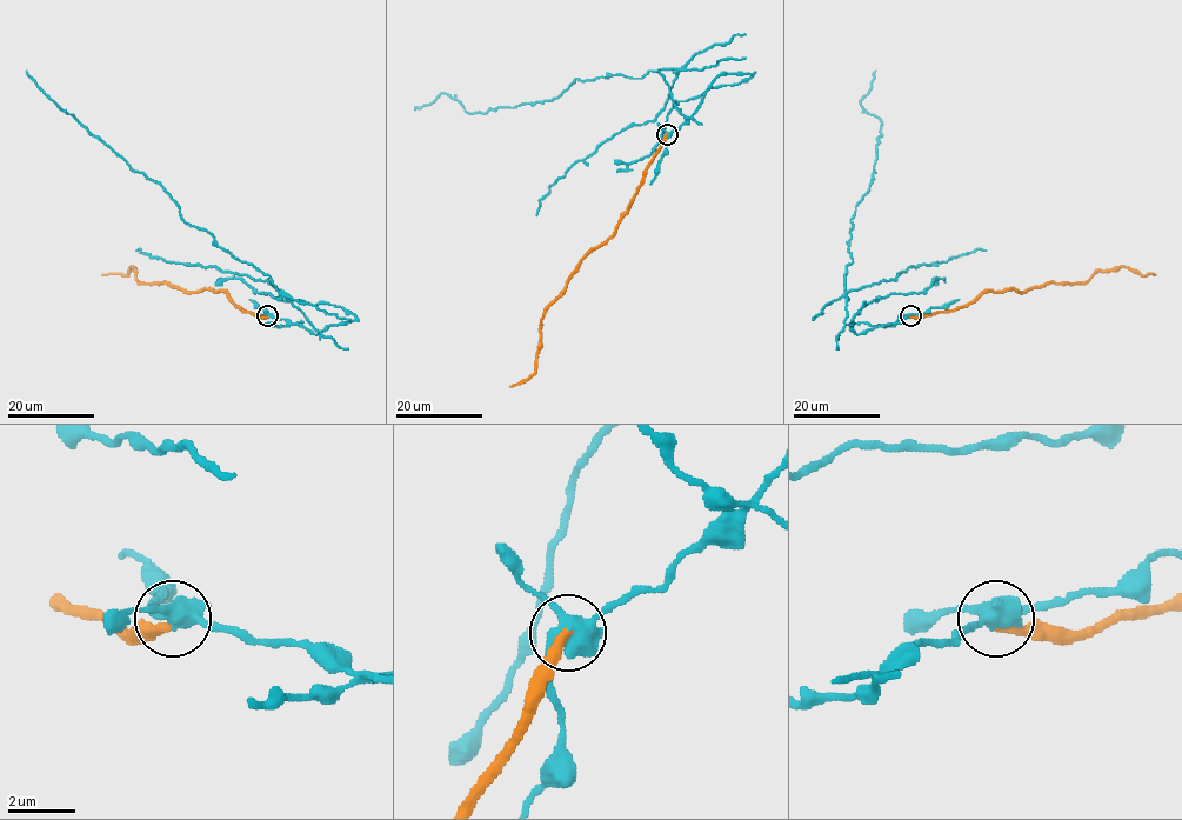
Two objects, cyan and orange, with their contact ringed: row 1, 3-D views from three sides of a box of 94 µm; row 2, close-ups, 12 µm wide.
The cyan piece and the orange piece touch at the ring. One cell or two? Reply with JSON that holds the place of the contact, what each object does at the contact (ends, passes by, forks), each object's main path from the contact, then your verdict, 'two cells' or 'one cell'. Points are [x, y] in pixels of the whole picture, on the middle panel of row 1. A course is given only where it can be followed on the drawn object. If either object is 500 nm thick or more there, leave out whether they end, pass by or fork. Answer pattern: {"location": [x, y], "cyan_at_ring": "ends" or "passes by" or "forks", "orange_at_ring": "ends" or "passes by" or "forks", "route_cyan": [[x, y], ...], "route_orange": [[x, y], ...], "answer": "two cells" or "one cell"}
{"location": [667, 134], "cyan_at_ring": "forks", "orange_at_ring": "ends", "route_cyan": [[667, 134], [694, 112], [715, 66], [576, 78], [551, 100], [485, 113], [446, 93], [414, 110]], "route_orange": [[667, 134], [615, 233], [580, 264], [566, 290], [545, 312], [535, 372], [509, 386]], "answer": "two cells"}

